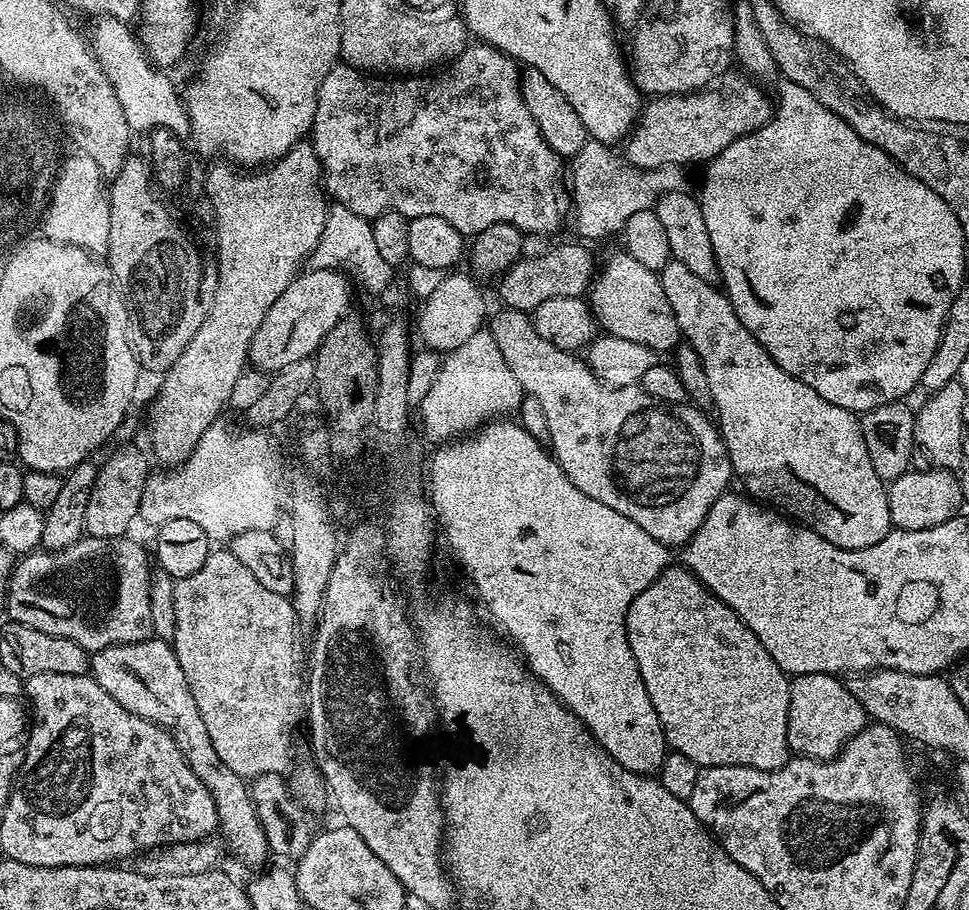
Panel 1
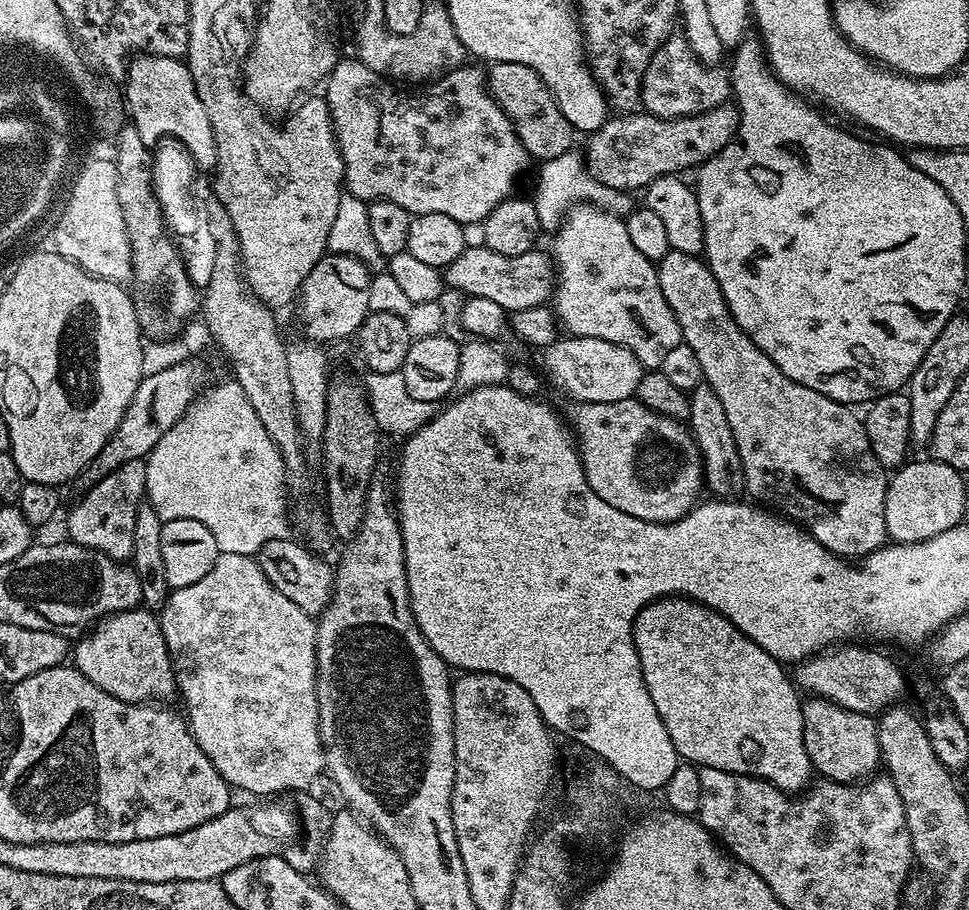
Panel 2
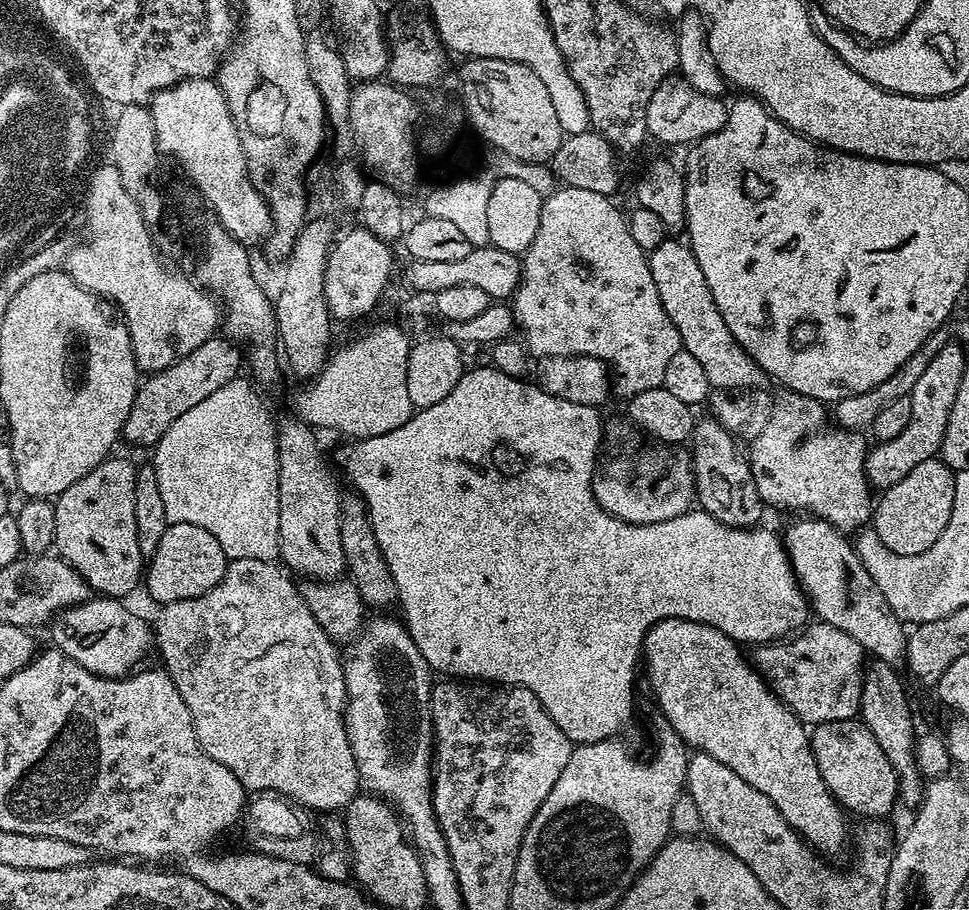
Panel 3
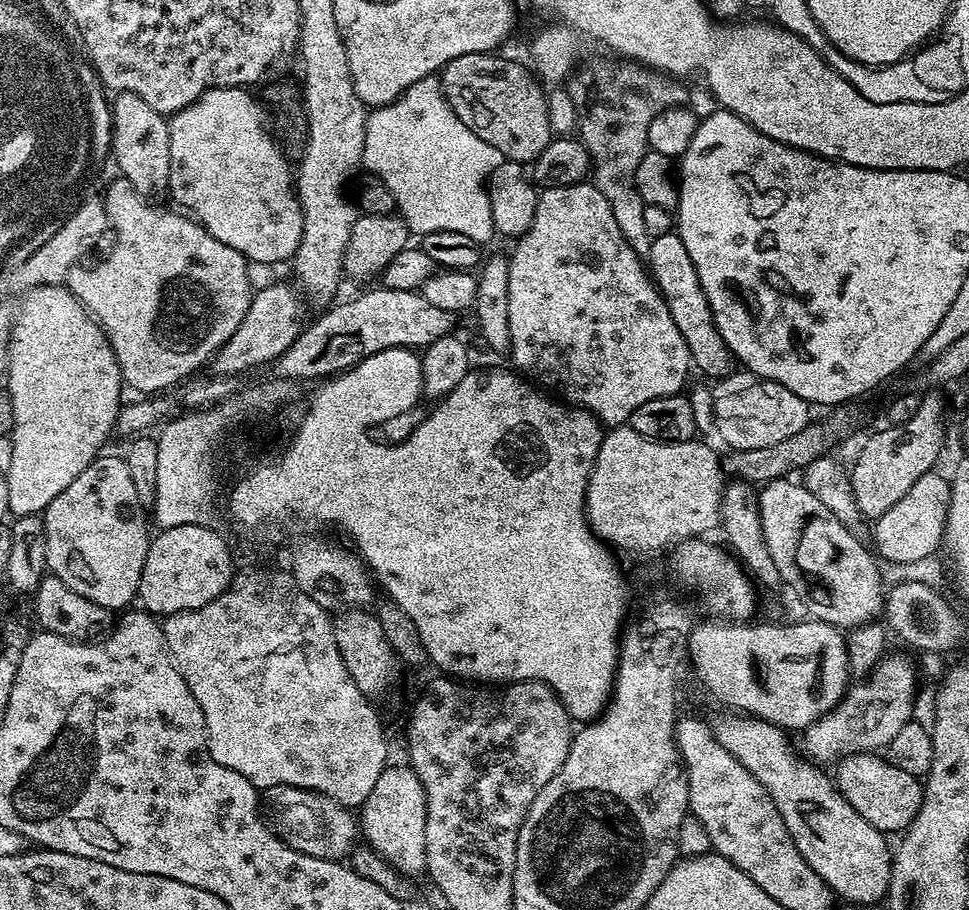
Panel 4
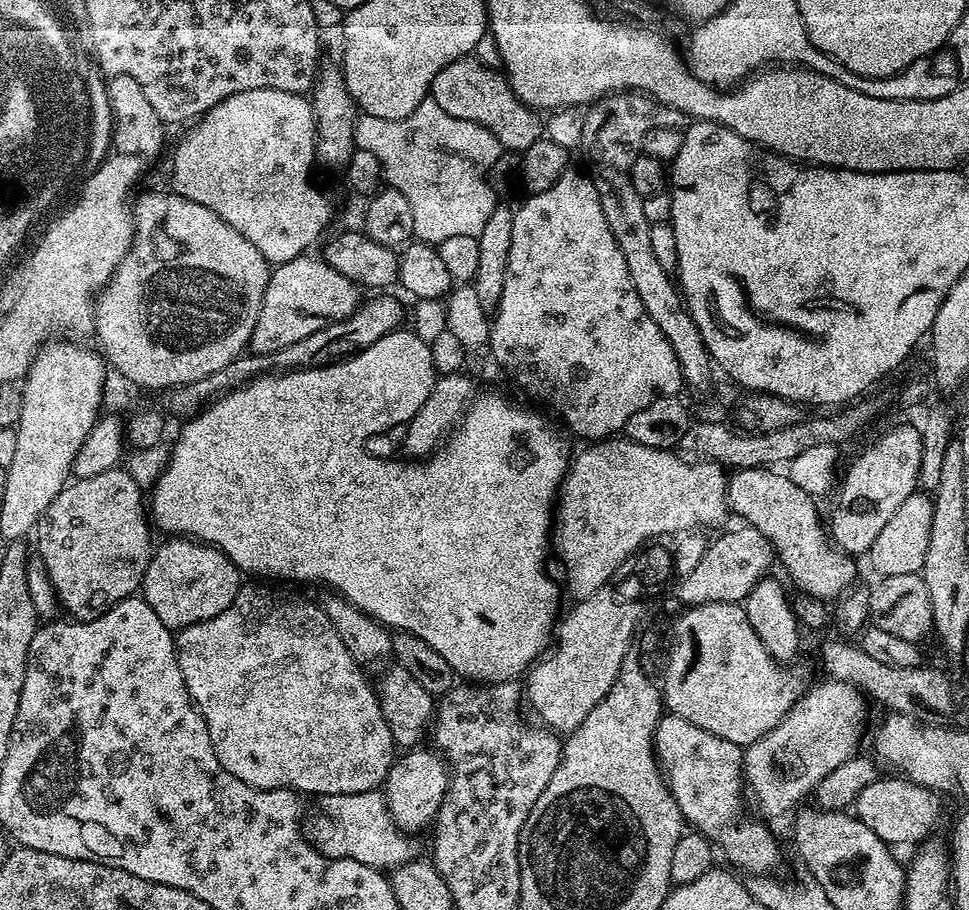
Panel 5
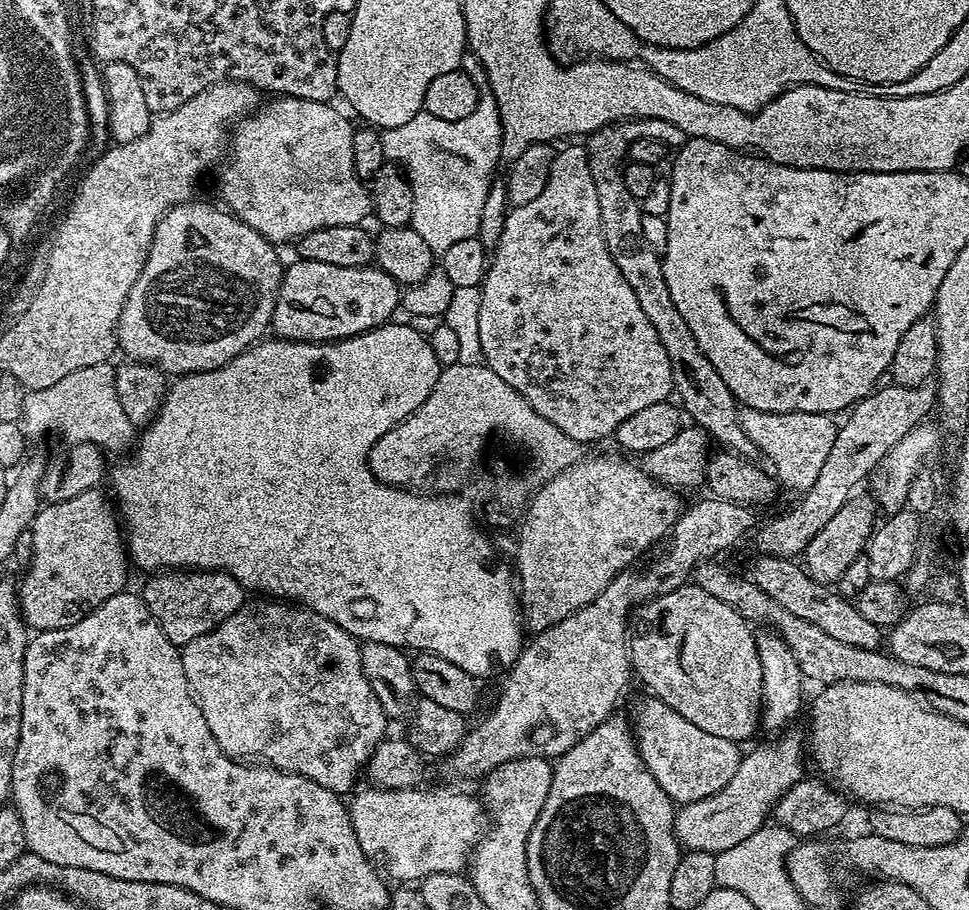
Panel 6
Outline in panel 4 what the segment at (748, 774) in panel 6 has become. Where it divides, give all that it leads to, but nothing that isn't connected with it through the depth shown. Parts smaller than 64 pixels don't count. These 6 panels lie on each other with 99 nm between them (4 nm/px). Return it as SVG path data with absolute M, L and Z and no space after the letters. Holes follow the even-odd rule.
M885 655L880 665L873 668L869 676L853 683L845 692L844 697L836 703L836 707L831 708L821 720L811 724L809 728L803 729L801 736L804 737L801 738L800 744L798 743L803 759L817 766L832 766L837 763L838 758L854 756L858 752L879 753L887 748L890 742L894 741L894 738L901 733L902 728L907 723L914 720L912 703L916 700L917 665L914 663L913 657L892 655Z

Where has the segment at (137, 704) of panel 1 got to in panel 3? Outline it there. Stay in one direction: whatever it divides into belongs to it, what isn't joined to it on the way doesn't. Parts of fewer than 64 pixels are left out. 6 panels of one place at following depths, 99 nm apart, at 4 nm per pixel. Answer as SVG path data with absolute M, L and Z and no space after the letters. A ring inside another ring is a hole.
M97 595L73 608L61 608L50 621L55 651L66 654L78 666L99 676L120 679L133 671L134 666L154 644L154 628L136 612L127 608L127 603L111 596Z

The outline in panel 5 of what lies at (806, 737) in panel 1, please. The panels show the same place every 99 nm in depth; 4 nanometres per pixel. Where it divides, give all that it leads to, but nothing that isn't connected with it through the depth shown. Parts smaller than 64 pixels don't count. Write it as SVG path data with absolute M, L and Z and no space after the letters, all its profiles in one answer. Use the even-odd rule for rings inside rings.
M885 778L872 780L870 786L866 786L858 794L854 805L854 815L857 820L861 820L866 826L870 826L870 830L874 830L874 834L878 834L878 838L882 838L884 844L889 846L912 844L911 846L916 846L935 833L932 831L935 830L936 819L940 816L941 797L932 789L924 788L921 784L916 784L907 778L896 779L900 780L885 780Z

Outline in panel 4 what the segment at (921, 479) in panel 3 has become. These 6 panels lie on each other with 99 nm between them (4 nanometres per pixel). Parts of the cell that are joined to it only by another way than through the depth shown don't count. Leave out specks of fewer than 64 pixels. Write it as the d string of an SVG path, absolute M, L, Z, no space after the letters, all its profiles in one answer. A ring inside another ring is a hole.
M933 470L922 474L886 514L875 517L874 527L870 532L870 540L874 552L881 561L890 564L913 564L919 560L935 557L936 551L942 548L946 537L946 522L950 510L950 494L952 486L947 475L939 476L939 471Z

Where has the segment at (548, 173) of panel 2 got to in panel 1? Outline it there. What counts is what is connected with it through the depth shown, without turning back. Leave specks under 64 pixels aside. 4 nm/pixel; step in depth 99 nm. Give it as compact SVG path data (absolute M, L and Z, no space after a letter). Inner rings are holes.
M588 139L570 160L570 212L576 216L577 237L593 242L607 232L623 233L626 218L638 210L655 209L656 200L667 192L678 192L685 187L679 167L635 168L623 159L612 157L609 145Z

